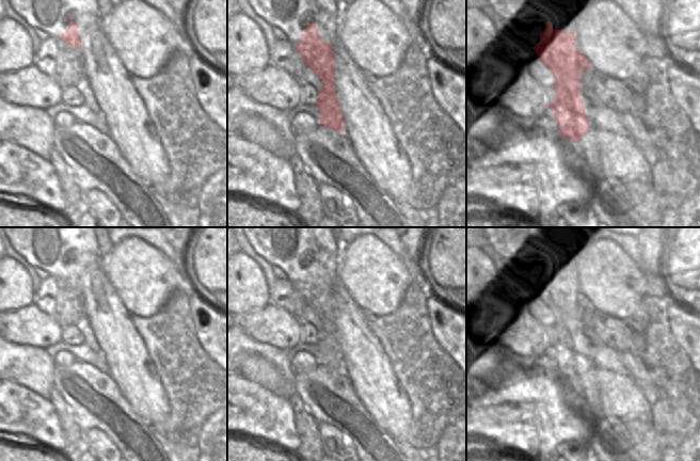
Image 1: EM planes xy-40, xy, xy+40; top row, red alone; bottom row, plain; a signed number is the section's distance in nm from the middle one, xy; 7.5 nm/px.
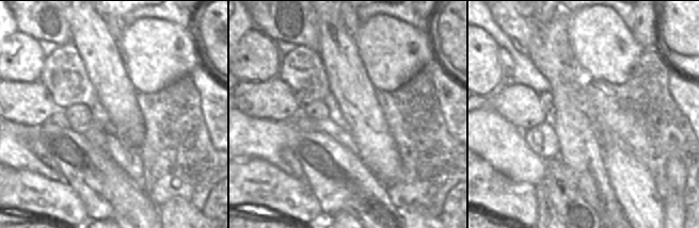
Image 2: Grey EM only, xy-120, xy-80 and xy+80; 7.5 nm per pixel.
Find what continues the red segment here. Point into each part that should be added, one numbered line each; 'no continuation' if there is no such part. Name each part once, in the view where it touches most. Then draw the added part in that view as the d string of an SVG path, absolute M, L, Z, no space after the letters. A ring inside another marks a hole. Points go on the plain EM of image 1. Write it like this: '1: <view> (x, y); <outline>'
no continuation

